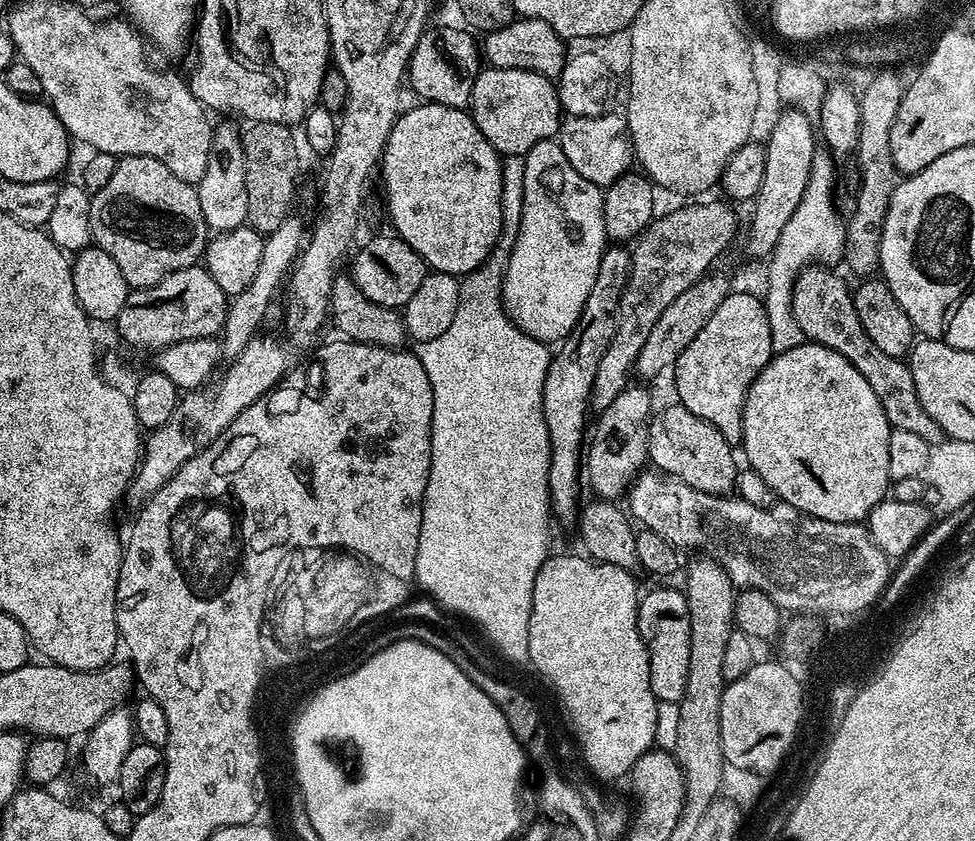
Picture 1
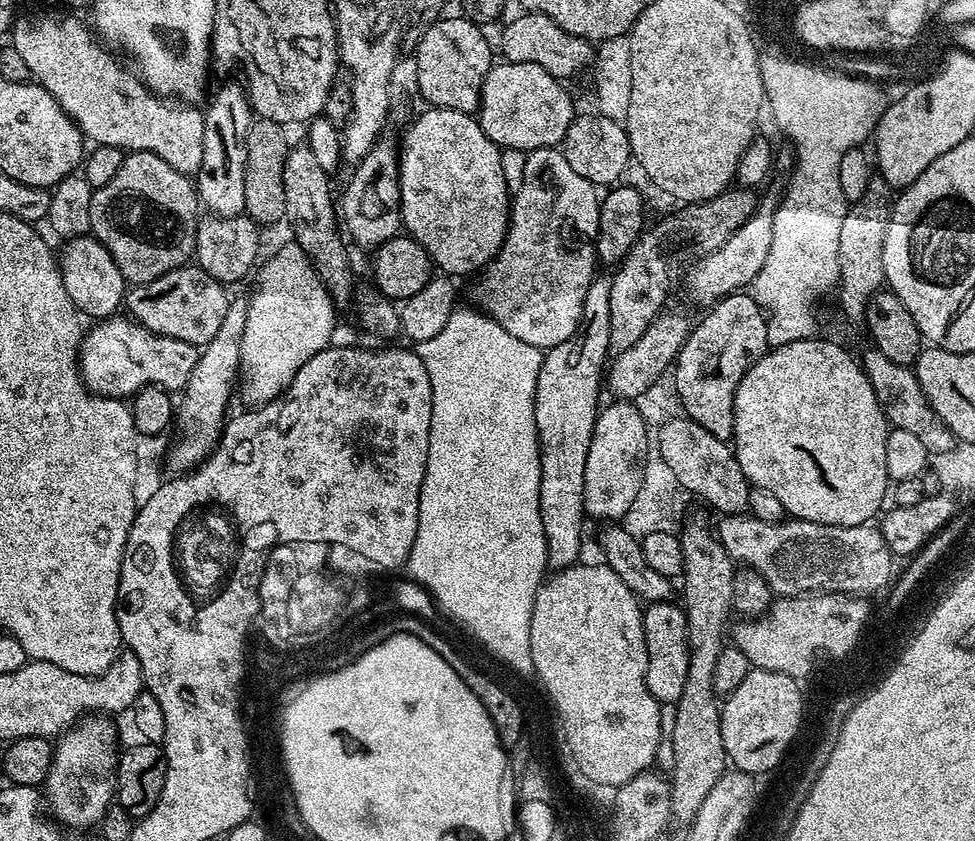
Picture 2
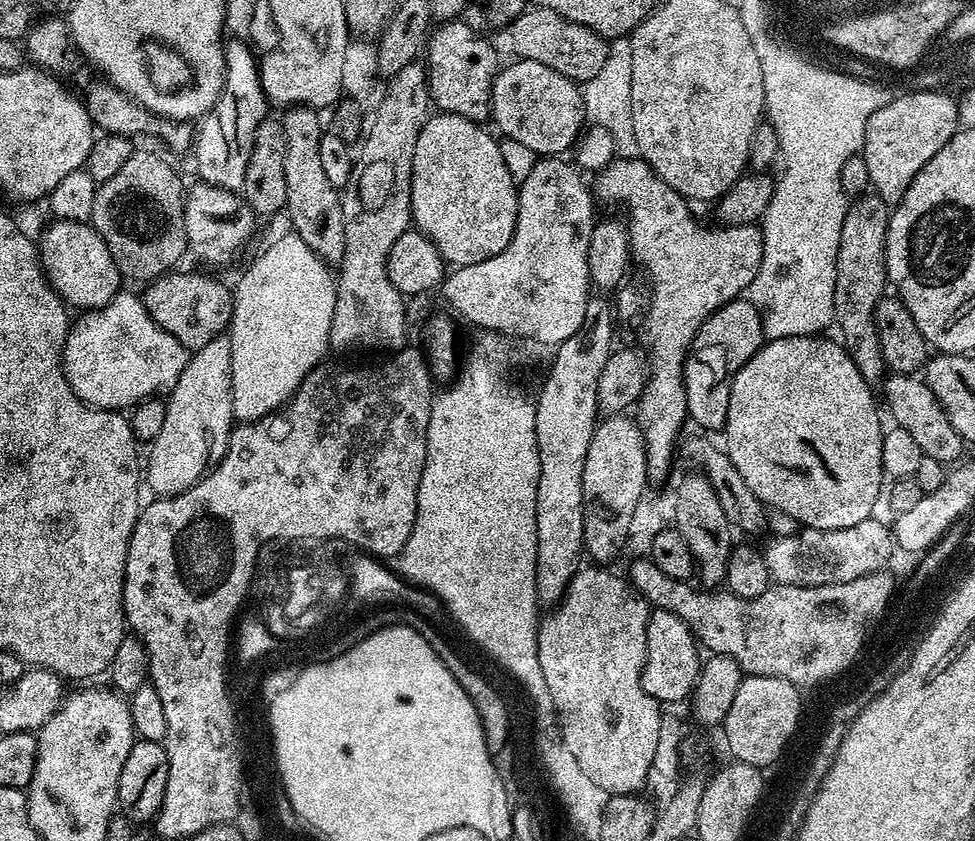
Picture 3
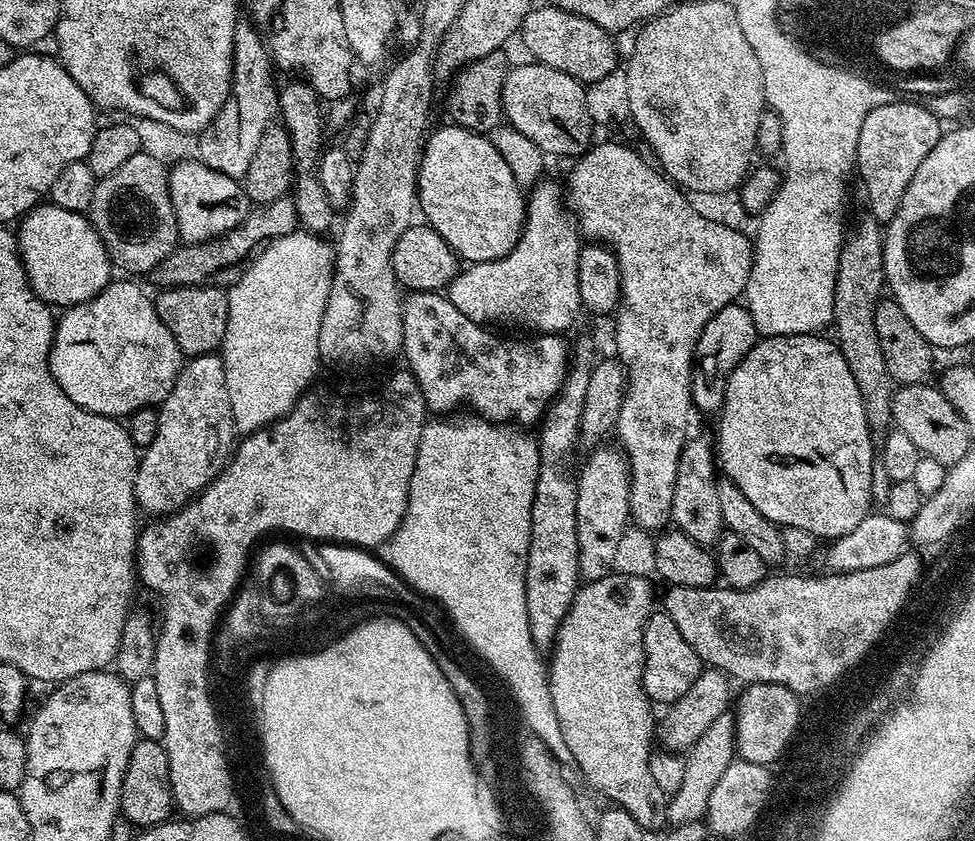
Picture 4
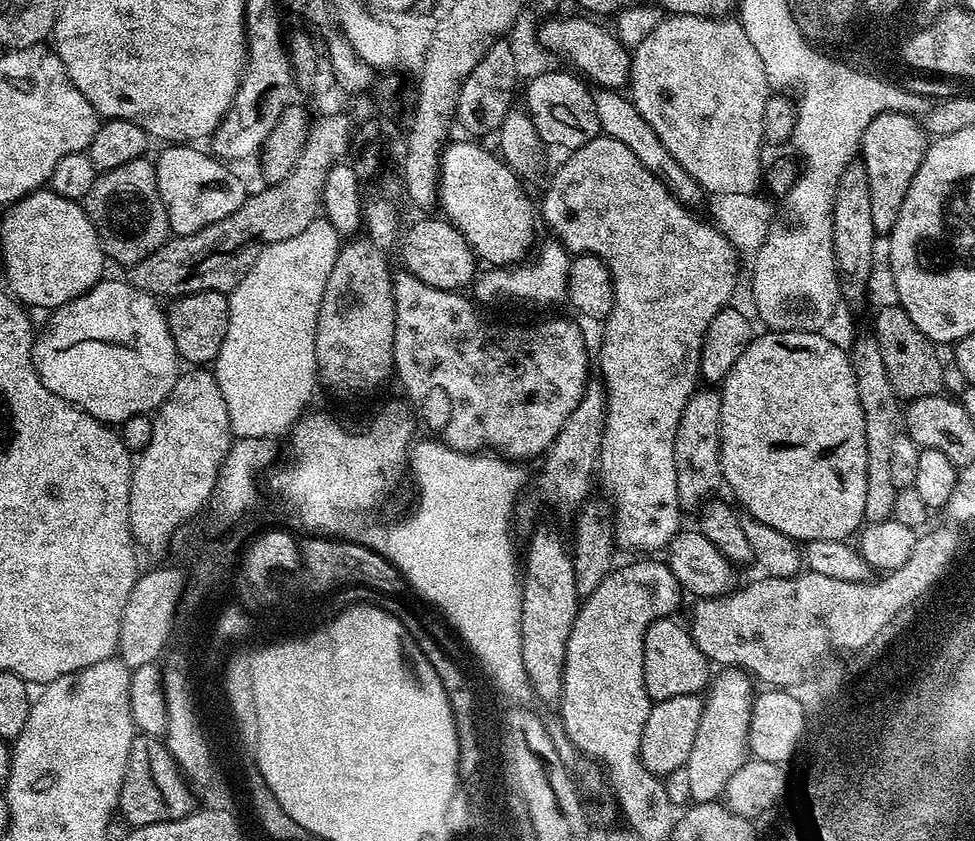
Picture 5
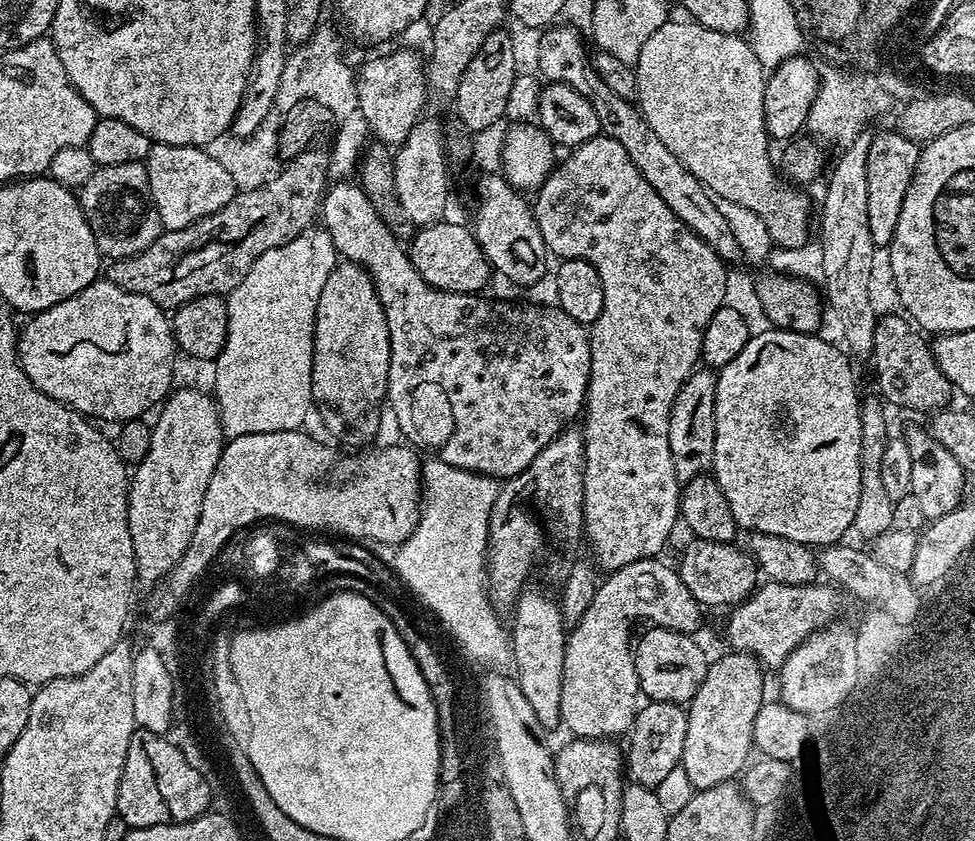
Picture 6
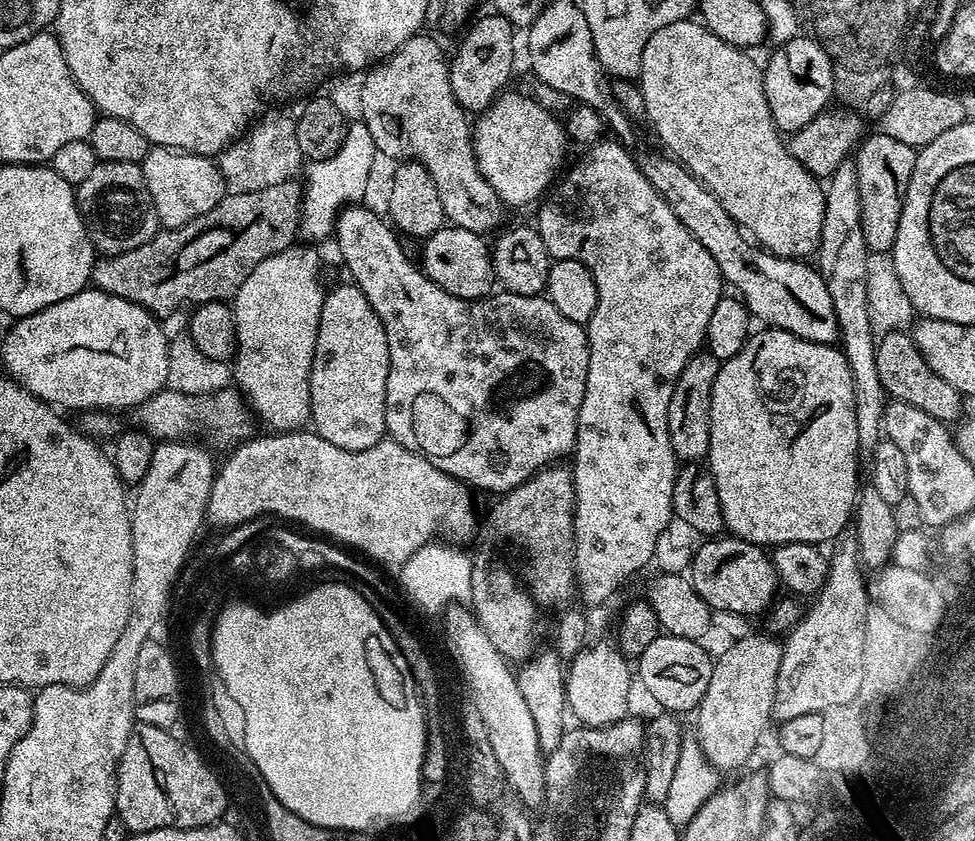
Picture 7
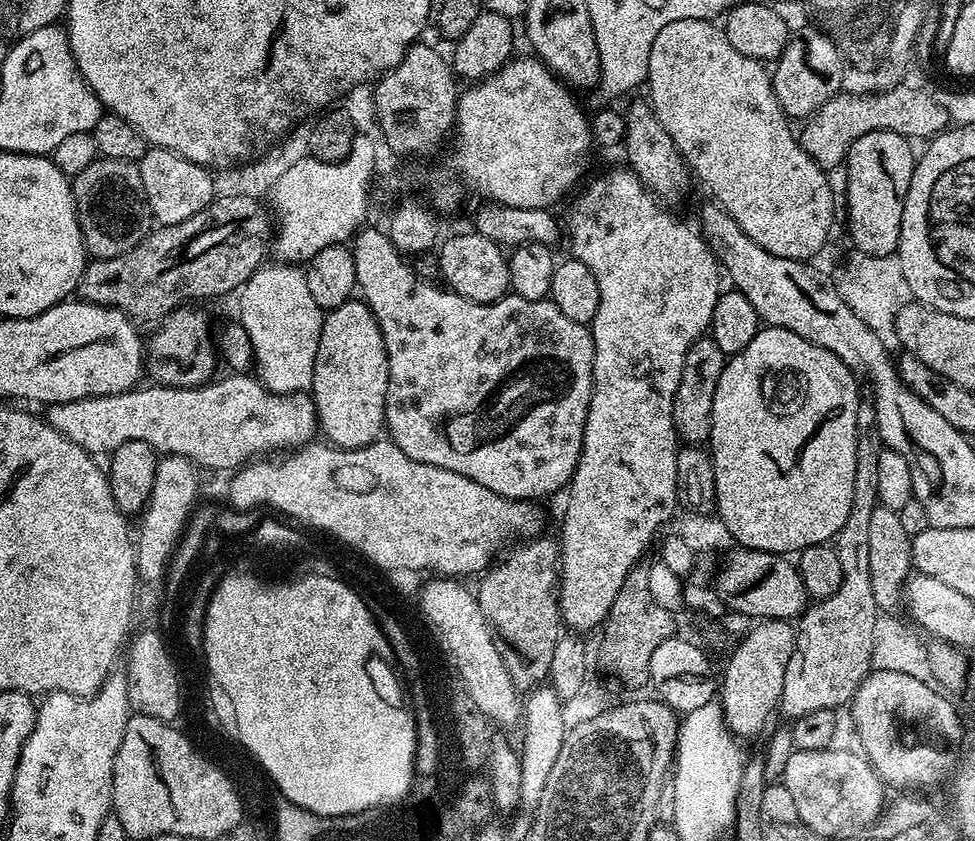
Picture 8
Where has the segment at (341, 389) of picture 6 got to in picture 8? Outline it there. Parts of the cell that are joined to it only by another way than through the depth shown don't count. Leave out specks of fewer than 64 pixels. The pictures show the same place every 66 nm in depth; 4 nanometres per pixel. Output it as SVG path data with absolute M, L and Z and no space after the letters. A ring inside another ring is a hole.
M363 299L347 300L342 306L327 309L317 357L314 358L313 382L310 389L316 404L316 419L323 439L337 448L365 448L381 439L386 428L384 403L388 393L388 351L374 314Z

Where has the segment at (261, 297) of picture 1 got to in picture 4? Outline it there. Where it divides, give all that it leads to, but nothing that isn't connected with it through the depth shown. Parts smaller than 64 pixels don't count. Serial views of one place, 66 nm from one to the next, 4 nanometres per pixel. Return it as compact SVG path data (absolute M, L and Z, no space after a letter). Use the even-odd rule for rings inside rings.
M216 354L191 357L181 367L170 394L159 405L158 411L158 434L154 434L154 442L143 449L136 468L136 503L141 513L149 512L152 518L163 518L183 508L196 493L219 476L230 459L234 448L234 425L223 359Z

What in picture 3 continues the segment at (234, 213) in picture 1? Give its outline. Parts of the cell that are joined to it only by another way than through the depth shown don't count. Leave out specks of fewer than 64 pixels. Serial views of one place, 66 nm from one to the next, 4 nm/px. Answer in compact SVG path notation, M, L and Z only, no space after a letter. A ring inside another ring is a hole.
M232 38L224 46L224 88L211 110L201 116L194 132L196 172L201 181L227 190L240 190L246 178L246 162L260 123L269 115L270 105L260 85L256 53L245 41Z

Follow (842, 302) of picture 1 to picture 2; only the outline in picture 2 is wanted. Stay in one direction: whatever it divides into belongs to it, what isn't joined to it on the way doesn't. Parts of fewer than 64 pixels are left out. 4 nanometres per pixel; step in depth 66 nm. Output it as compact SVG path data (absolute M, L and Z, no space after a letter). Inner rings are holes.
M868 346L864 356L862 355L862 367L868 374L870 386L878 402L884 407L884 416L892 428L906 430L917 436L922 441L922 446L926 446L929 457L943 454L958 443L950 426L946 426L946 422L942 422L942 418L934 414L930 402L926 402L926 394L922 394L922 386L916 381L916 373L911 367L890 362L886 354L882 354L874 346Z

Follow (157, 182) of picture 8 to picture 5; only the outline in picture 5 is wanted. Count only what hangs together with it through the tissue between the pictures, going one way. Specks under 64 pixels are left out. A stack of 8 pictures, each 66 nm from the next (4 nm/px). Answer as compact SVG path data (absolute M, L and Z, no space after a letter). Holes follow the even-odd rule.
M176 142L171 146L161 148L164 149L161 150L160 157L155 157L154 160L158 194L166 206L169 229L175 235L189 236L206 226L210 226L214 222L222 222L222 218L230 218L230 214L234 214L234 210L238 210L238 206L242 206L242 202L246 198L244 184L228 169L231 167L225 161L217 158L215 155L209 154L207 151L204 153L200 149L203 147L189 146L184 142Z

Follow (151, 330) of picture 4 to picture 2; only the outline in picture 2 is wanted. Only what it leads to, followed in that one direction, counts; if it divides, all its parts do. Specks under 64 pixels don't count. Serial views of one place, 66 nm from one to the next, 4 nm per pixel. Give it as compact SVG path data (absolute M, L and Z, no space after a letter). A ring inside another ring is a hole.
M124 314L109 316L91 326L93 328L89 327L84 333L78 353L80 379L84 381L89 392L94 392L98 396L131 398L138 390L157 384L159 388L165 388L168 392L176 394L184 388L190 374L194 374L194 366L200 357L200 348L195 344L154 334Z

